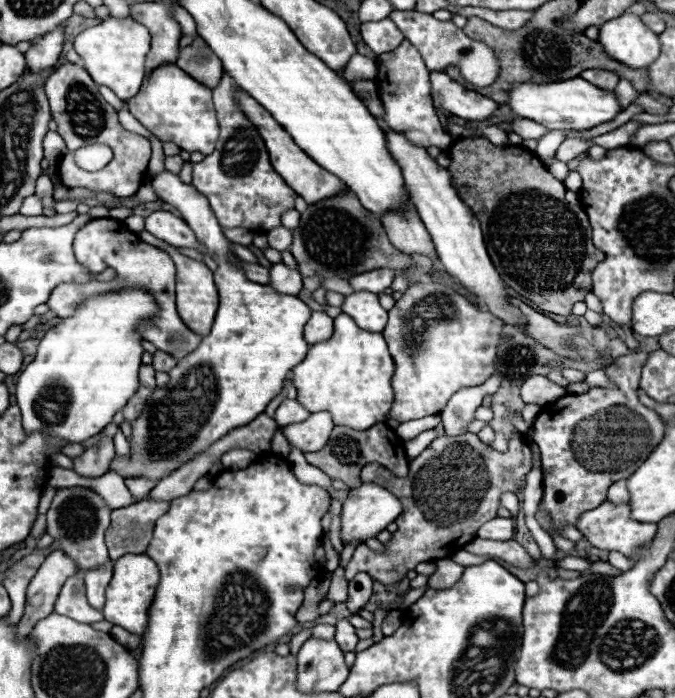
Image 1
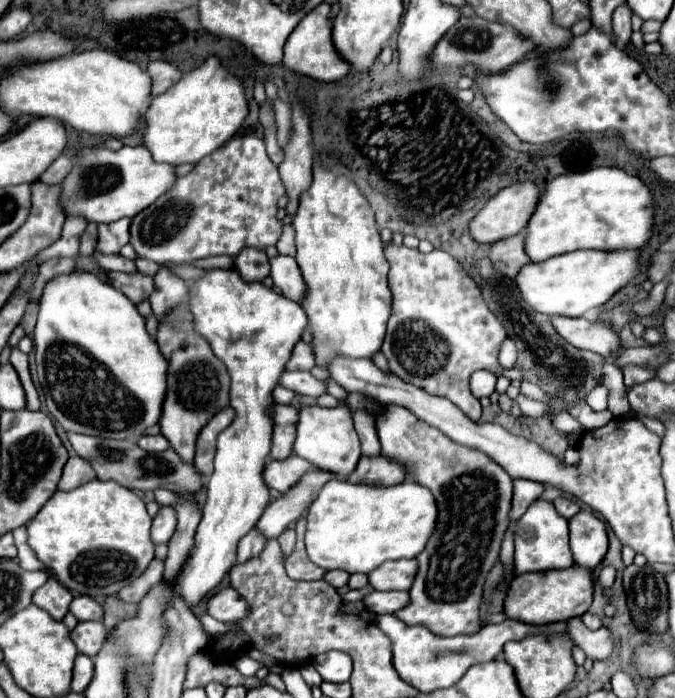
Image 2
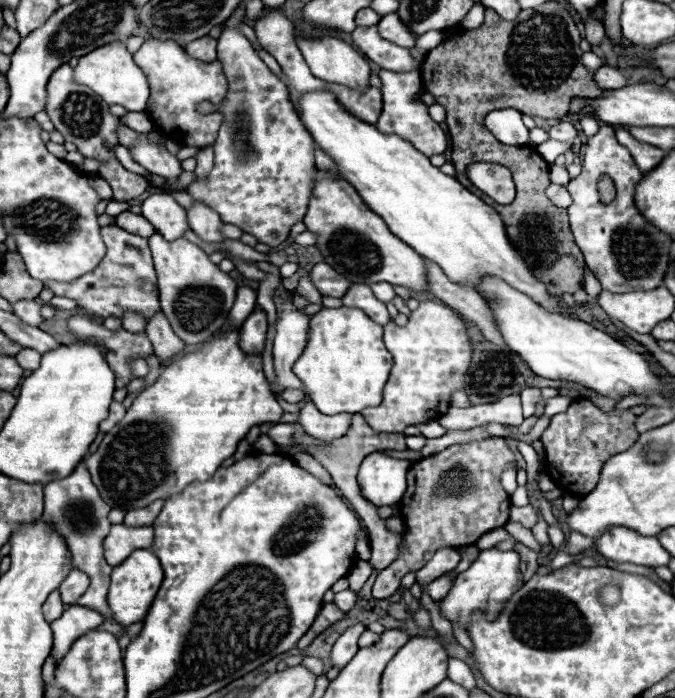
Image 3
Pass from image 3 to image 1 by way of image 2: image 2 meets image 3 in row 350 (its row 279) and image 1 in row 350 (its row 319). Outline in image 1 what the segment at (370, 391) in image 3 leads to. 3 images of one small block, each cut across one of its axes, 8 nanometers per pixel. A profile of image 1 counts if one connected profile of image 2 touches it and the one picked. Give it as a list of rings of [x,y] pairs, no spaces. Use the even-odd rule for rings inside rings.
[[[348,314],[334,318],[334,334],[330,340],[310,346],[306,358],[292,368],[292,382],[298,388],[298,402],[310,412],[330,412],[334,424],[350,428],[370,428],[384,420],[384,412],[394,402],[390,378],[394,362],[382,332],[368,332],[356,326]]]

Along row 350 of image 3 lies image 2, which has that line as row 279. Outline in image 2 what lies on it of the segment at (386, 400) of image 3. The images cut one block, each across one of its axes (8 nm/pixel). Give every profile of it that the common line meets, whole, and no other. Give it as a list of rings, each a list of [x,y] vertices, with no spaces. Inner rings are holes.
[[[384,244],[390,262],[390,288],[394,294],[392,316],[382,344],[390,370],[428,394],[448,398],[468,414],[468,378],[476,370],[508,374],[498,364],[498,350],[506,338],[504,326],[488,310],[480,288],[464,268],[442,250],[422,254],[416,248]]]

